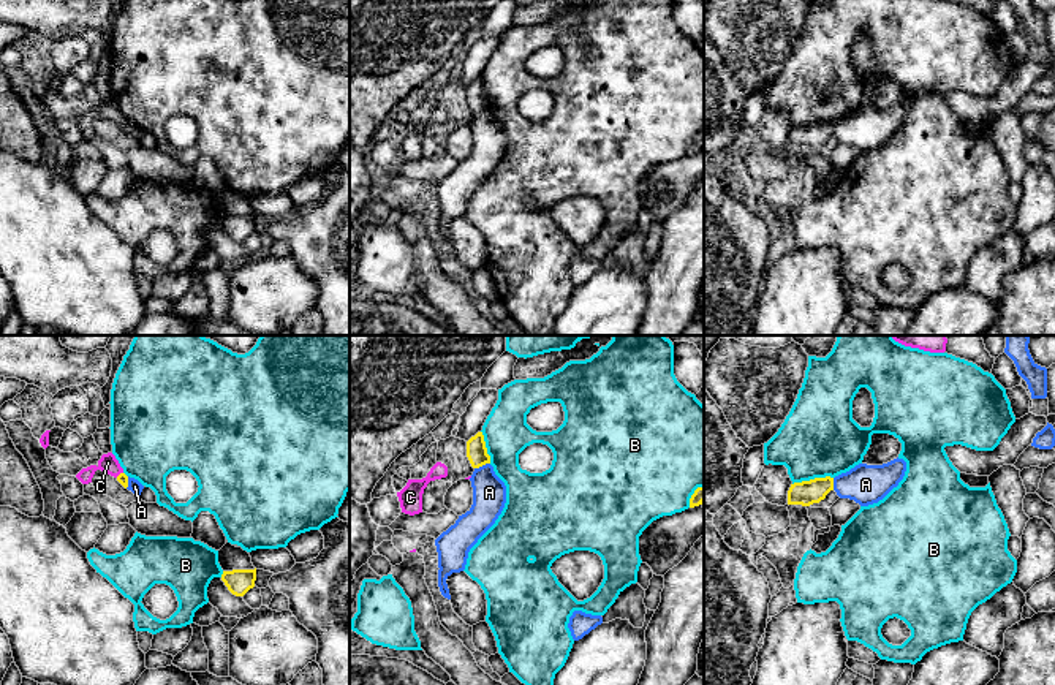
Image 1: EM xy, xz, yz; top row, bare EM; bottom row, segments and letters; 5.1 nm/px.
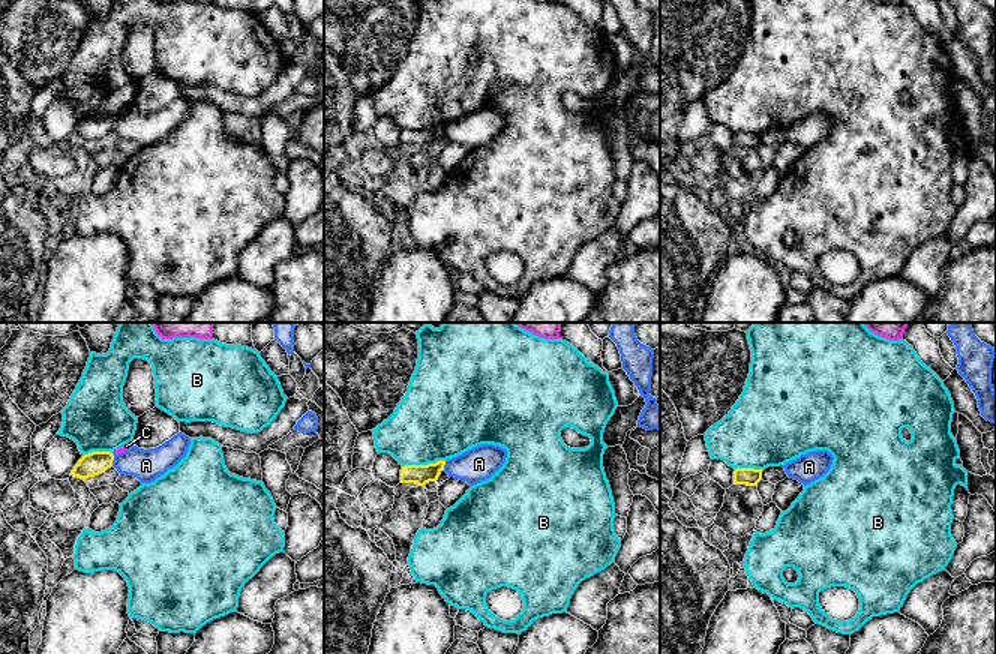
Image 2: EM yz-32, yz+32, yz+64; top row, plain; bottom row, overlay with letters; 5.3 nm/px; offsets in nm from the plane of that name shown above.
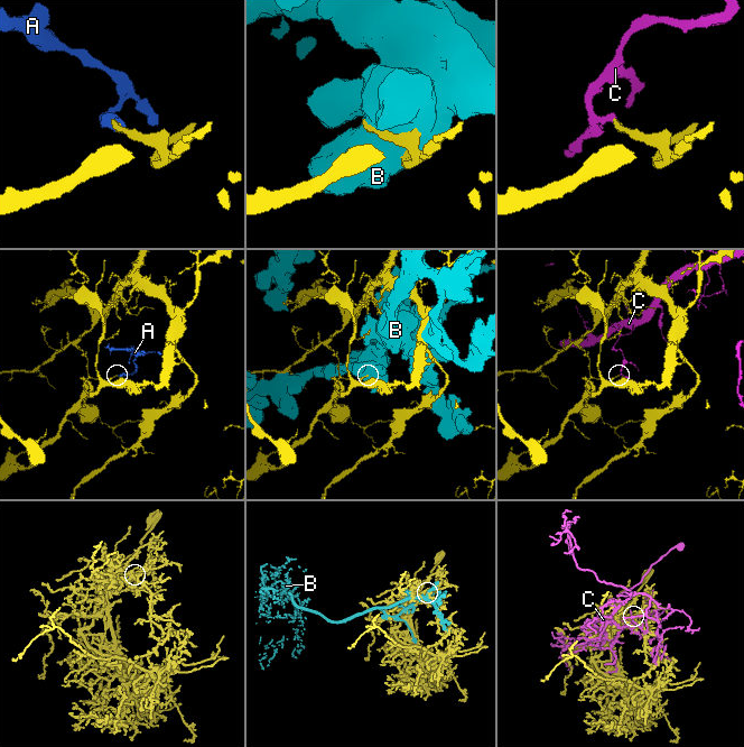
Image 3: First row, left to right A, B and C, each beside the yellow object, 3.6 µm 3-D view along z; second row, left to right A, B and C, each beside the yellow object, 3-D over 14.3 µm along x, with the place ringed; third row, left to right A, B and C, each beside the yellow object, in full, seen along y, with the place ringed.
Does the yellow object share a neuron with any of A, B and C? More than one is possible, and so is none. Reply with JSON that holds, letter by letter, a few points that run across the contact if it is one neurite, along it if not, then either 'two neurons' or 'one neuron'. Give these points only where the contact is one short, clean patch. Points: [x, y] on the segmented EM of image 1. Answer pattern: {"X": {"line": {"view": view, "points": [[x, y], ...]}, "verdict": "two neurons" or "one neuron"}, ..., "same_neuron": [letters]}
{"A": {"line": {"view": "xz", "points": [[489, 462], [475, 469]]}, "verdict": "two neurons"}, "B": {"verdict": "two neurons"}, "C": {"verdict": "two neurons"}, "same_neuron": []}

